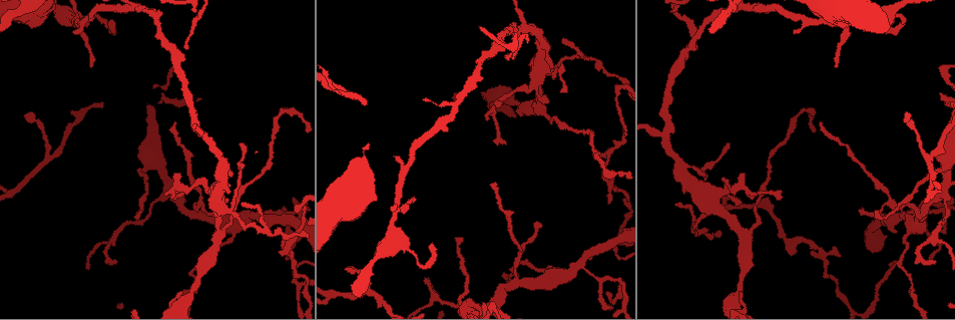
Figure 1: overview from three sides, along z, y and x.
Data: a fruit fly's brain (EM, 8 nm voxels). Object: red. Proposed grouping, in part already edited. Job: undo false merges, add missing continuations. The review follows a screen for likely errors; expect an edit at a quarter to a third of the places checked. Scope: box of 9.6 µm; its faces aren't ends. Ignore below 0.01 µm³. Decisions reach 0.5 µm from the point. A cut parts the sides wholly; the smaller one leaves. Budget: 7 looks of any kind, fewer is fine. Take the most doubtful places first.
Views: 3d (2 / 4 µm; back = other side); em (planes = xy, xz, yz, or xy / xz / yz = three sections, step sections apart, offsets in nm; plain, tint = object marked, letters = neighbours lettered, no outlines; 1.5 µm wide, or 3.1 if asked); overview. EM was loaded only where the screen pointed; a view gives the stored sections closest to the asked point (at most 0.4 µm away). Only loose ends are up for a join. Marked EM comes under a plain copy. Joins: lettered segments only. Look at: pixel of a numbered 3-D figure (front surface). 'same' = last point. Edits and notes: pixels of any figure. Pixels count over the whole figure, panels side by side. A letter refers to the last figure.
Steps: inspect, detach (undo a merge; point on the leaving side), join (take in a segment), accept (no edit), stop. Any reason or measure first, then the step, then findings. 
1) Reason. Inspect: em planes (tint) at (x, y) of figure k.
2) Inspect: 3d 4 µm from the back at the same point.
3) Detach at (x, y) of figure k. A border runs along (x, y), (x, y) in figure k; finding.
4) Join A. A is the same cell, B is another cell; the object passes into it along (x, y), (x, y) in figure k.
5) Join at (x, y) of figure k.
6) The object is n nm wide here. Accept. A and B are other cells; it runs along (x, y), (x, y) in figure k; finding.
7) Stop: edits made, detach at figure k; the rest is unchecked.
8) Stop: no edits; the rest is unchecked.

Sharp bend. Inspect: 3d 4 µm at (74, 22) of figure 1.

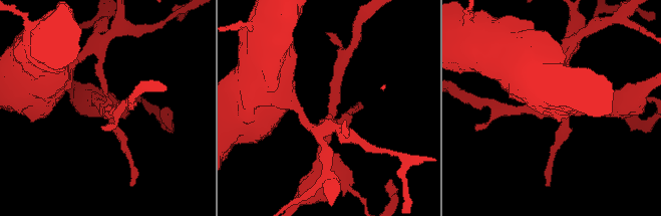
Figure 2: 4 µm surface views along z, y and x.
Shape alone is not enough. Inspect: em yz step 8 (tint) at (334, 120) of figure 2.

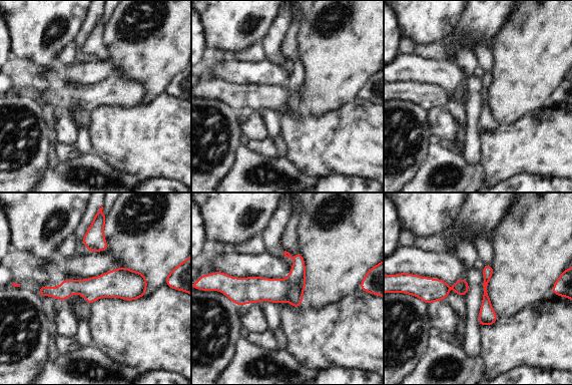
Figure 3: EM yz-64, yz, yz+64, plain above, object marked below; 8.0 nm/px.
Another direction. Inspect: em planes (letters) at the same point.

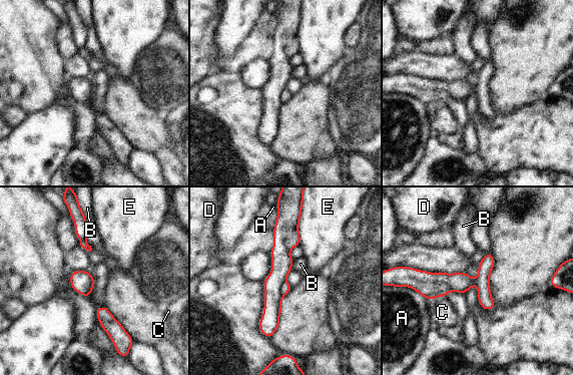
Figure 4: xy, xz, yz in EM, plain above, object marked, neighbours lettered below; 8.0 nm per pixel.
The longest contact is with E, 240 nm. Detach at (281, 263) of figure 4. A, B, C, D and E are other cells; the part that leaves runs along (291, 223), (272, 284), (267, 334) in figure 4; a second neuron is stuck on.

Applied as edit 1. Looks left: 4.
An open end. Inspect: 3d 4 µm at (608, 292) of figure 1.

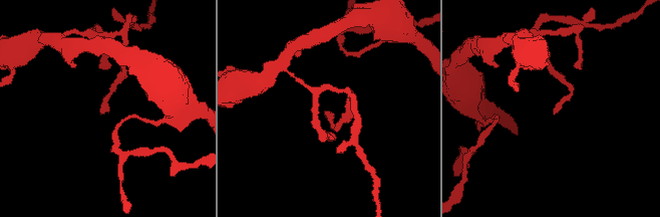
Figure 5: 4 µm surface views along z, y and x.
Inspect: em planes (letters) at (100, 114) of figure 5.

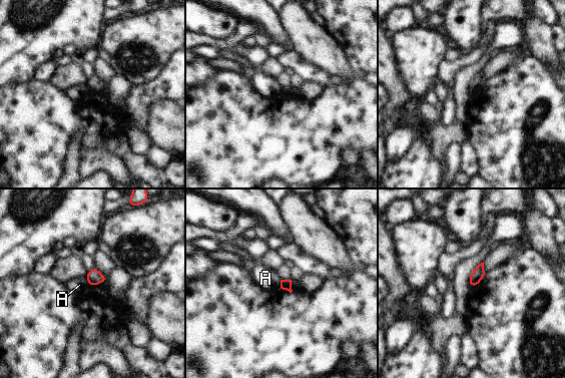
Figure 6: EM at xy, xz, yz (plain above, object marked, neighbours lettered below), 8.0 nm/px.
The longest contact is with A, 90 nm. Accept. A is another cell; none of them fits.

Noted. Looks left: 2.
Stop: edits made, detach at figure 4; the rest is unchecked.

